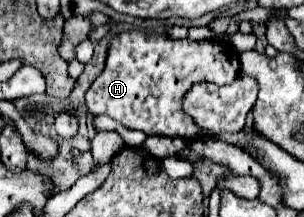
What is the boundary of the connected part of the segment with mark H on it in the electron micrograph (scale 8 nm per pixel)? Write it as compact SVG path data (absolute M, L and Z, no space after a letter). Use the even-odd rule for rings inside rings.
M123 32L111 40L109 56L105 70L97 76L91 88L85 94L87 108L91 114L107 114L113 120L119 120L131 130L141 130L147 136L195 136L201 128L183 112L181 102L187 90L191 90L197 82L213 82L213 84L229 84L239 74L239 52L229 46L225 40L173 40L165 34L157 32Z

